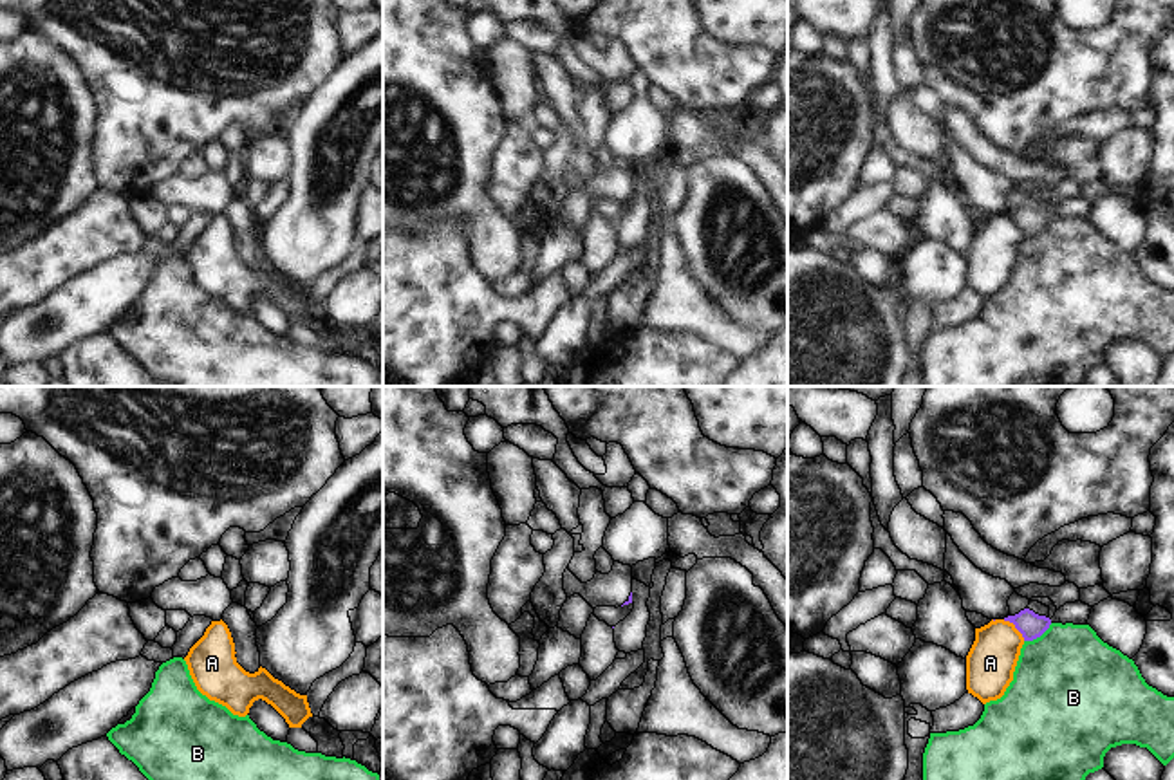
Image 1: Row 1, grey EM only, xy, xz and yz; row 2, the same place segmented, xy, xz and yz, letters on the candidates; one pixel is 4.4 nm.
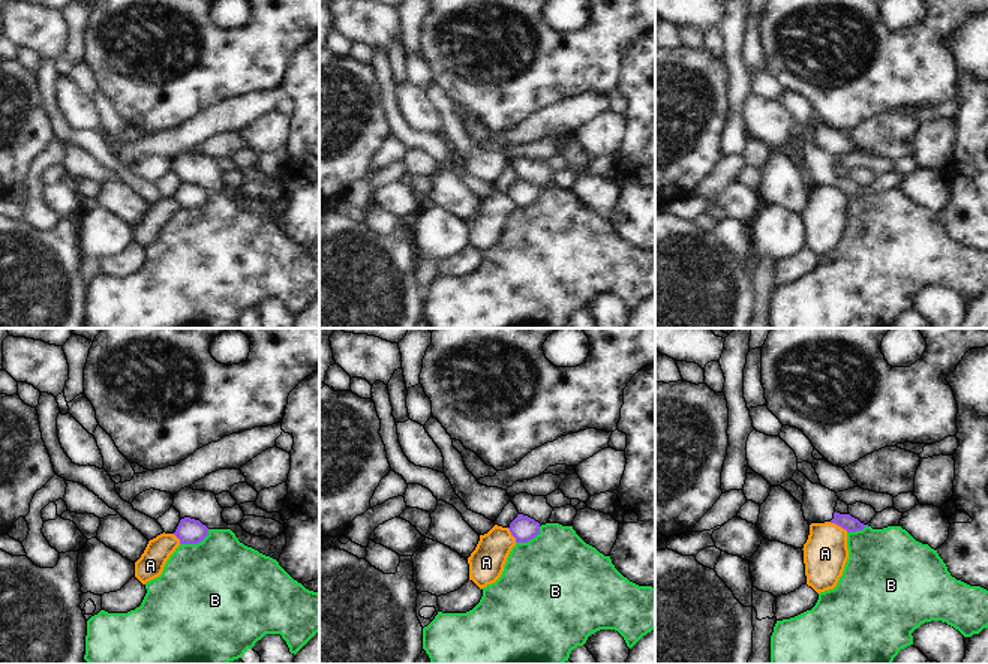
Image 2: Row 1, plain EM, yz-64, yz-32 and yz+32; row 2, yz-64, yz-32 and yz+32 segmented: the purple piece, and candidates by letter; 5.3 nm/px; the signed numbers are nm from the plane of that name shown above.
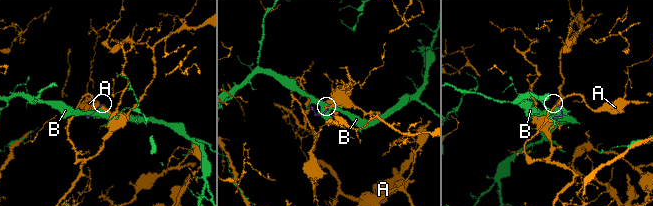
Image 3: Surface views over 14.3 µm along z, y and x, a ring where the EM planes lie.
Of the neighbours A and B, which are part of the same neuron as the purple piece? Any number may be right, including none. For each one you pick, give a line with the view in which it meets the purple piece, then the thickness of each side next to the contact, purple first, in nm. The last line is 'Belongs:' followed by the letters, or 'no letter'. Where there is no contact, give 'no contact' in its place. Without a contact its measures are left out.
Belongs: no letter

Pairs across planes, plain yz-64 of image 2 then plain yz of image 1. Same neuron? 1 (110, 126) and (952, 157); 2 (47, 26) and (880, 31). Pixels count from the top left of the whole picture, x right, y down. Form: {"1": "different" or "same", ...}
{"1": "same", "2": "different"}

